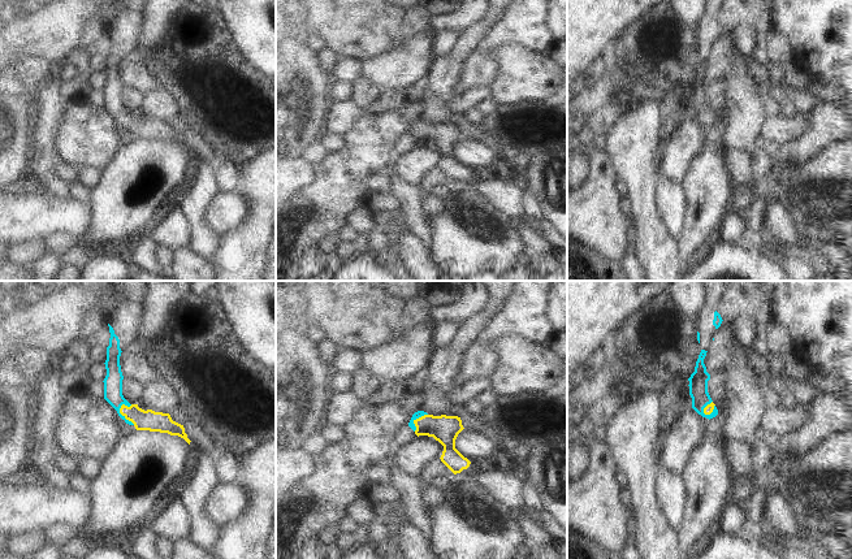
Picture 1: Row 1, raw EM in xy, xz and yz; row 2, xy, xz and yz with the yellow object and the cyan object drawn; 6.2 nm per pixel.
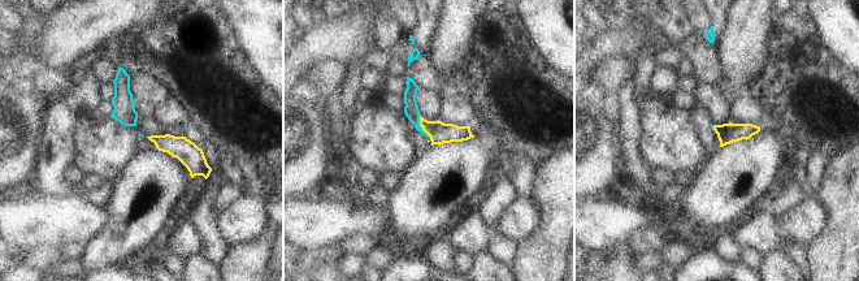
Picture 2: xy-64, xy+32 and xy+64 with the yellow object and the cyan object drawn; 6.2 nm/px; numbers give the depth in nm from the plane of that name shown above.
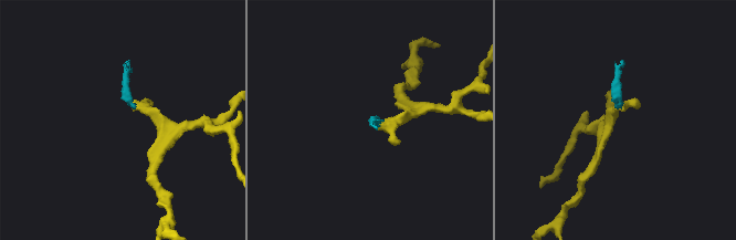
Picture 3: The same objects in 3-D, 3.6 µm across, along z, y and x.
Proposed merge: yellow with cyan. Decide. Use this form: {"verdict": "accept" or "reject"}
{"verdict": "accept"}

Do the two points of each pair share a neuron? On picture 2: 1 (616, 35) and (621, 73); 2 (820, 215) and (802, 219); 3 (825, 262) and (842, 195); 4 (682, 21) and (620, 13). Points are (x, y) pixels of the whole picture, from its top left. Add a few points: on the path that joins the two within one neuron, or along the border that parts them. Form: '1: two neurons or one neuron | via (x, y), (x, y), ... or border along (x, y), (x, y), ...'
1: two neurons | border along (634, 63), (627, 59), (607, 59), (593, 76)
2: one neuron | via (816, 216), (806, 219)
3: one neuron | via (841, 245), (842, 212)
4: one neuron | via (667, 14), (636, 13)

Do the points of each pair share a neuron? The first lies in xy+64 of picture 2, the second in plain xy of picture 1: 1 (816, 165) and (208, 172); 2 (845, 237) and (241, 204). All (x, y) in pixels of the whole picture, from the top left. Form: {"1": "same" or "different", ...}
{"1": "different", "2": "different"}

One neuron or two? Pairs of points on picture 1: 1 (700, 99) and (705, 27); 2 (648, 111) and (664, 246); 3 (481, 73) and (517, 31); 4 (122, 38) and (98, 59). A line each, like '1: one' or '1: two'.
1: one
2: one
3: one
4: two

